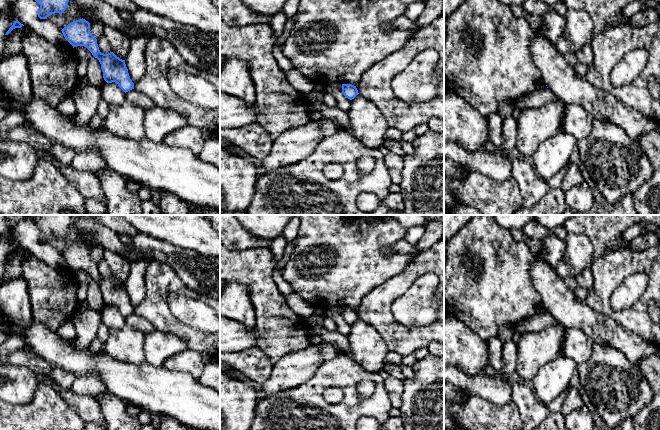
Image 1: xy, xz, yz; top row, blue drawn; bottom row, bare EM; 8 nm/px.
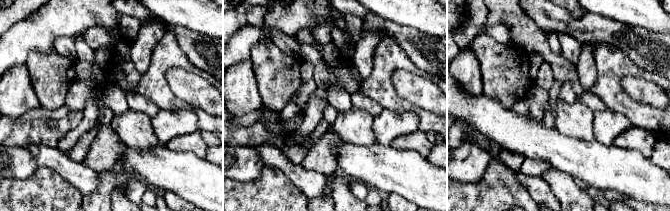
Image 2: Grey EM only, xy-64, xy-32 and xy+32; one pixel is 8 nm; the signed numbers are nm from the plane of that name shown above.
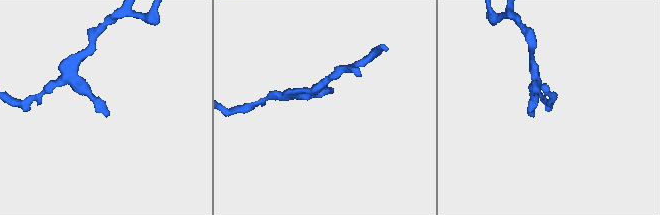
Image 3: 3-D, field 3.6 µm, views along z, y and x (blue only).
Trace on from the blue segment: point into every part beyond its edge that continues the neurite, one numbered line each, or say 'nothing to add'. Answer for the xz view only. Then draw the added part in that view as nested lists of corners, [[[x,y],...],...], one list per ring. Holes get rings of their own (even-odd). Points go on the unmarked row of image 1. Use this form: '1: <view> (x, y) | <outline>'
nothing to add

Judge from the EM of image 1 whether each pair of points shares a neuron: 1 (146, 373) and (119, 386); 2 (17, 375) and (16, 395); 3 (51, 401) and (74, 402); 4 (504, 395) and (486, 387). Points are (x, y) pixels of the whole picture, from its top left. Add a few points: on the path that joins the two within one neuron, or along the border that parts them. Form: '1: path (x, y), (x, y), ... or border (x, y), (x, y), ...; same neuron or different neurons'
1: path (139, 380), (137, 382), (126, 382); same neuron
2: path (17, 380), (16, 390); same neuron
3: border (50, 385), (82, 419); different neurons
4: path (500, 393), (490, 387); same neuron

